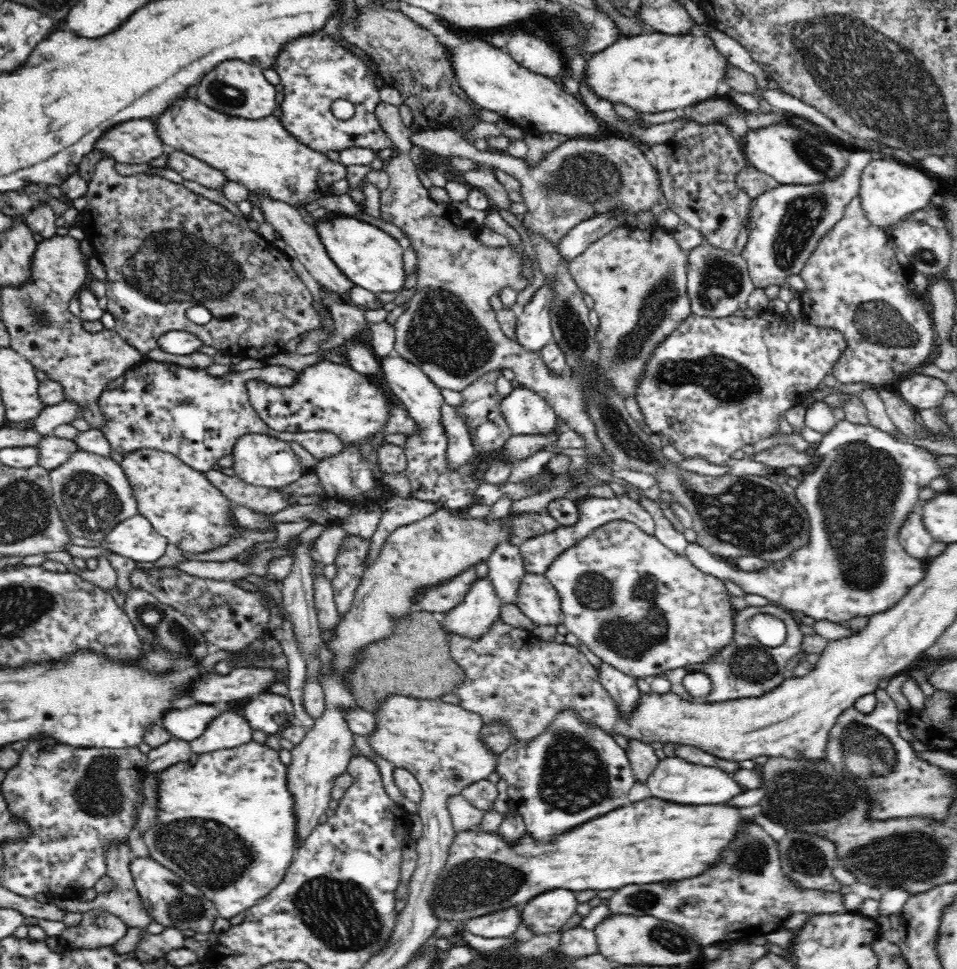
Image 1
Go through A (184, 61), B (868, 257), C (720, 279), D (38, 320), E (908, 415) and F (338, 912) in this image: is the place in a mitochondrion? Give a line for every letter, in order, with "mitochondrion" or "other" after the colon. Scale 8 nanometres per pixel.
A: other
B: other
C: mitochondrion
D: mitochondrion
E: other
F: mitochondrion

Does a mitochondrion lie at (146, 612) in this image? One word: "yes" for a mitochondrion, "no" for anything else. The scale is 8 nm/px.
yes

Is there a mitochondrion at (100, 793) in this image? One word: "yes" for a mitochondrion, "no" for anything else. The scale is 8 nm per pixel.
yes

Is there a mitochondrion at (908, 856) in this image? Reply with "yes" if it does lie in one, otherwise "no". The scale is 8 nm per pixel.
yes

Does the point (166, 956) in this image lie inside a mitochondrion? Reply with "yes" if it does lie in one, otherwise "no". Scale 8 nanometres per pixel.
no

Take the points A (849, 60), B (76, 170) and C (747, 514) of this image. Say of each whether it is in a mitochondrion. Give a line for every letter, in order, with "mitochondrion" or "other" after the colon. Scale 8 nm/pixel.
A: mitochondrion
B: other
C: mitochondrion

